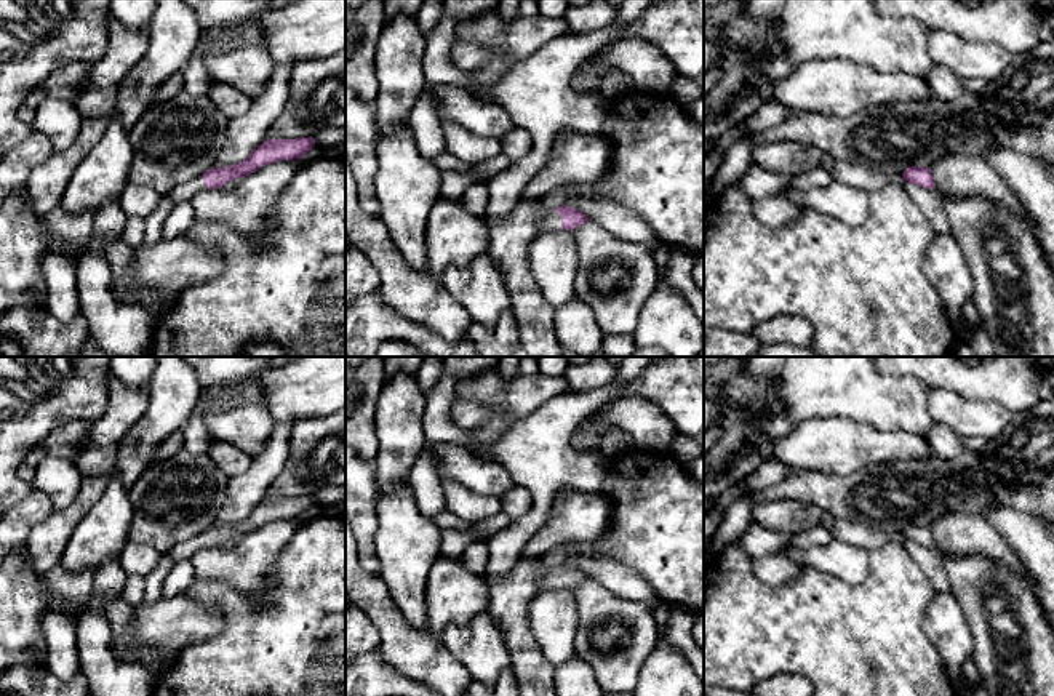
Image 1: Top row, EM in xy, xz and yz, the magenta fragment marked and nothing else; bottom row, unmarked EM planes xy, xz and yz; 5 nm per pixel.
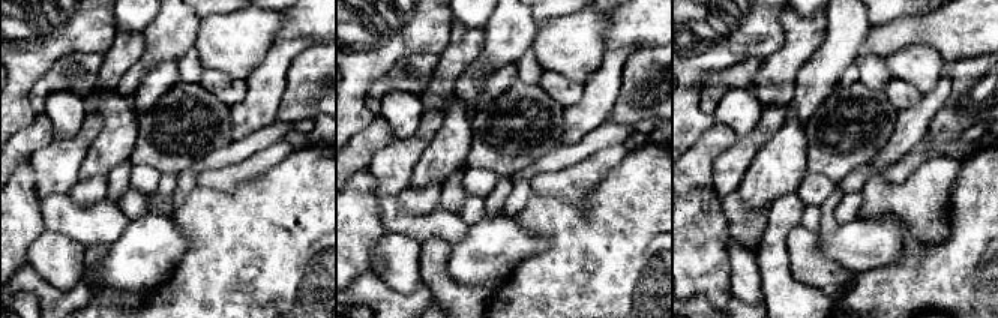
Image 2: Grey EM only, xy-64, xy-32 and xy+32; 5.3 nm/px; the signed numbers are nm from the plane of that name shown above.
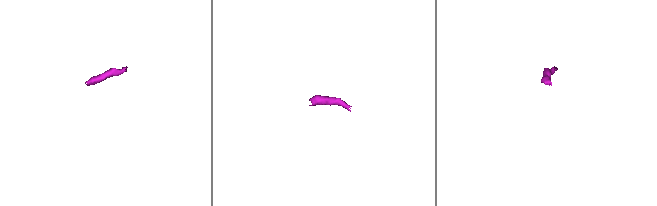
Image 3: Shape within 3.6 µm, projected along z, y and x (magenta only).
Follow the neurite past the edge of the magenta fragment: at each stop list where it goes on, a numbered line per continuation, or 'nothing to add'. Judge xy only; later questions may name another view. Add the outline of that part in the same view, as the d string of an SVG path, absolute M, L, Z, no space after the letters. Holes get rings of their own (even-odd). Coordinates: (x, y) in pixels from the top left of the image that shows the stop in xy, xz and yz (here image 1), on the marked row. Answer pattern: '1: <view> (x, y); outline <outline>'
1: xy (186, 191); outline M197 176L181 186L178 186L168 197L173 205L178 205L186 200L192 200L194 195L200 190L205 190L206 184L203 181L203 176Z

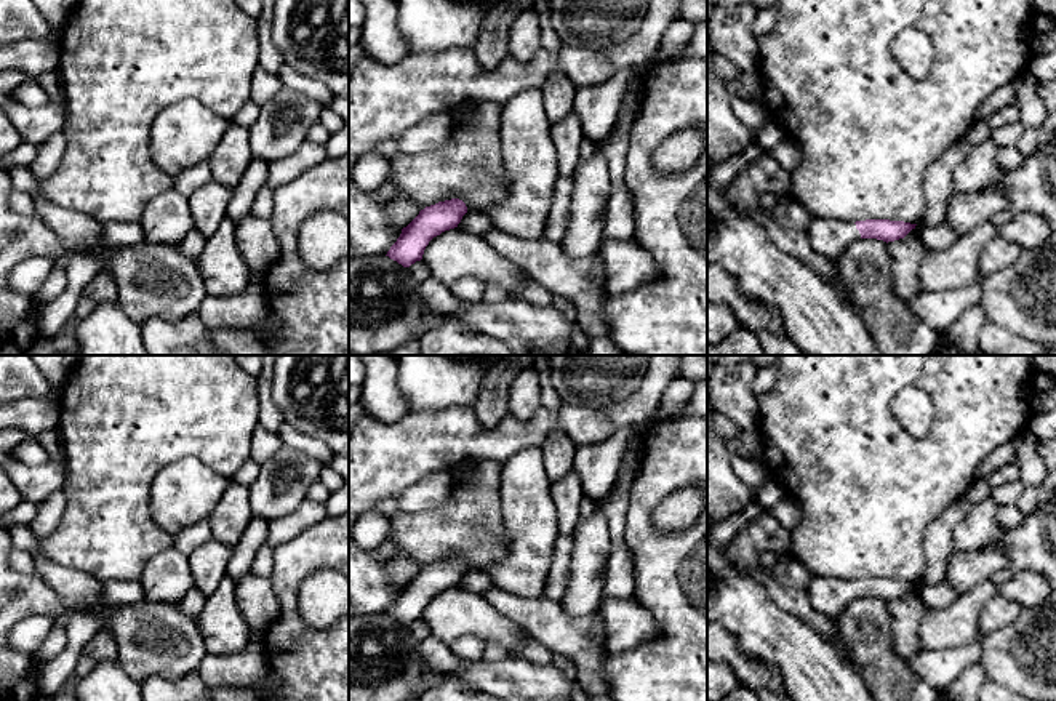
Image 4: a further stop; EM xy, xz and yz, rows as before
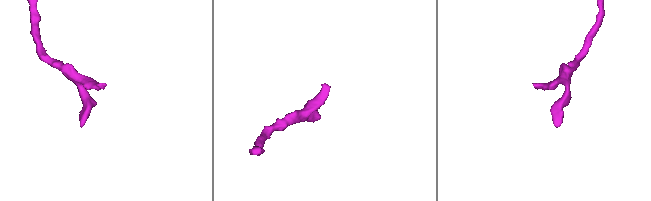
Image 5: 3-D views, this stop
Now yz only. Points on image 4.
1: yz (832, 237); outline M813 219L806 234L811 245L830 261L837 261L854 240L861 238L854 222L838 219Z

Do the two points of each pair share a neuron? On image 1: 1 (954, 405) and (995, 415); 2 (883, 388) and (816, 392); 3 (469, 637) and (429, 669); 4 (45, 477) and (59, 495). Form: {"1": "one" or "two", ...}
{"1": "one", "2": "one", "3": "two", "4": "one"}

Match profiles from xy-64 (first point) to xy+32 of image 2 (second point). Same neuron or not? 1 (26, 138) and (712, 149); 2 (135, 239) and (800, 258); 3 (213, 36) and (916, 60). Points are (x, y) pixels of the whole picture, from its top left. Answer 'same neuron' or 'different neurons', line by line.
1: same neuron
2: different neurons
3: same neuron

